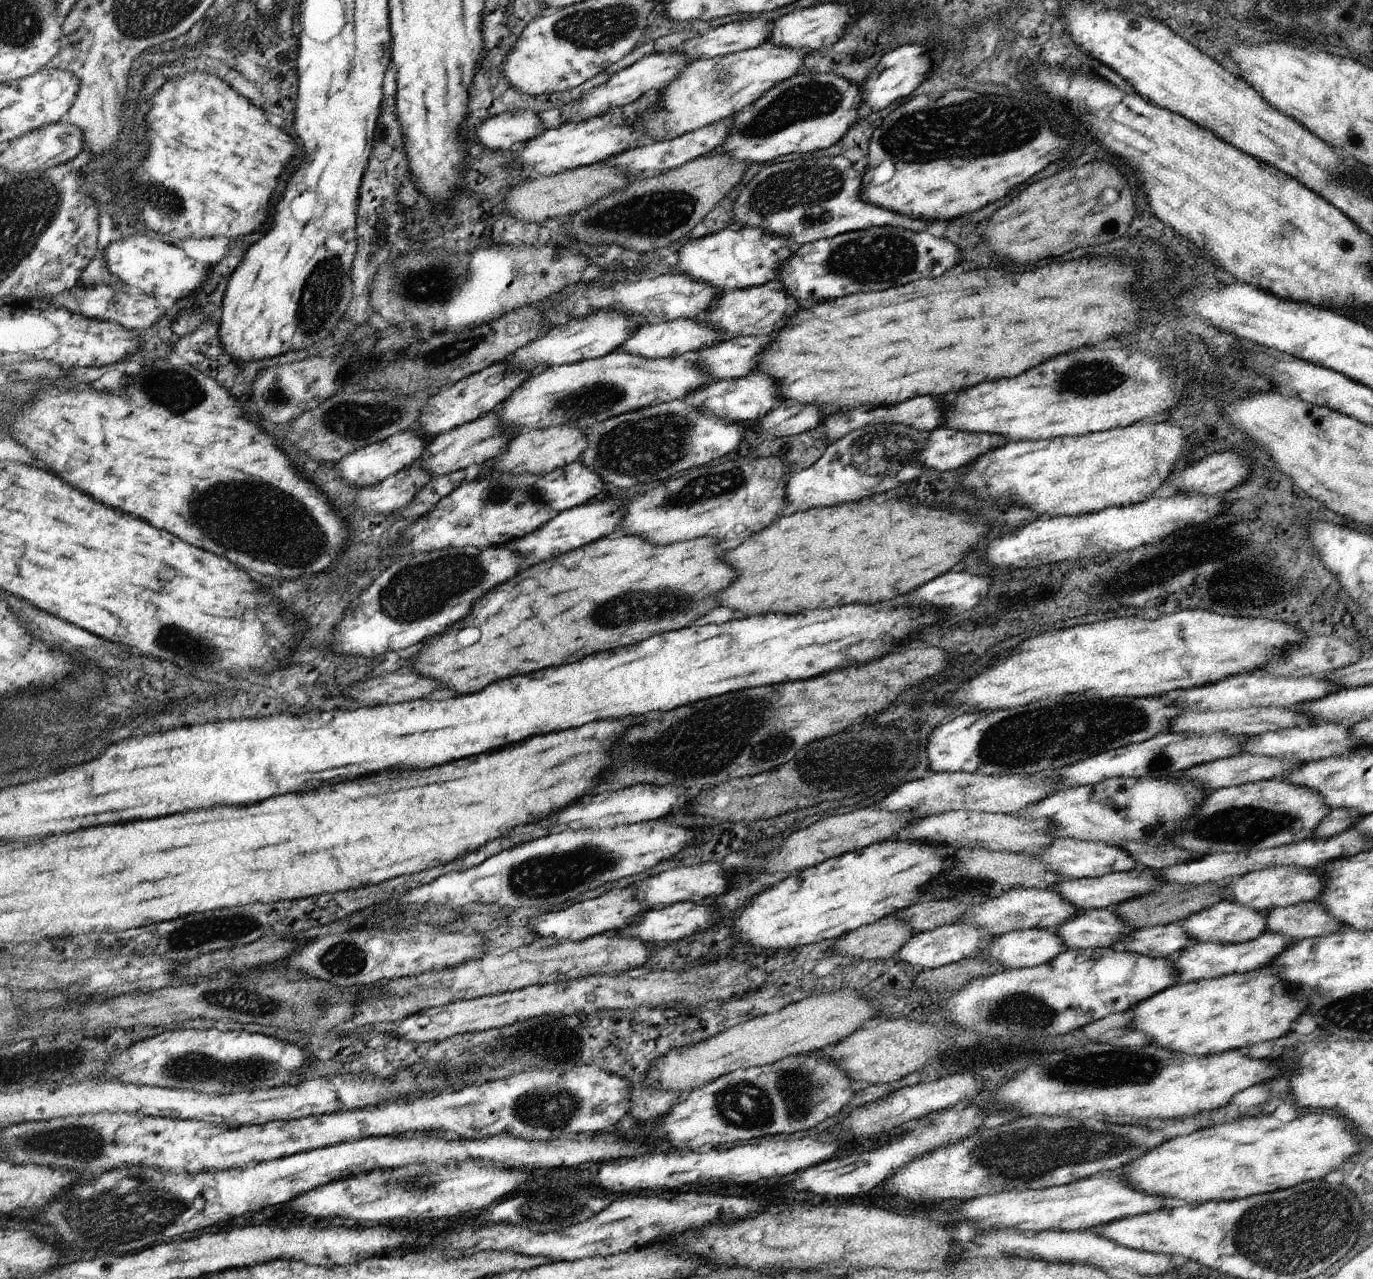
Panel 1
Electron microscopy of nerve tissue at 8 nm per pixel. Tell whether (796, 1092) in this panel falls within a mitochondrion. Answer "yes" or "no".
yes

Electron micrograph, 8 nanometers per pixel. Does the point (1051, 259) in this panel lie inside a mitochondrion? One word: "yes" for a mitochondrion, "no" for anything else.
no

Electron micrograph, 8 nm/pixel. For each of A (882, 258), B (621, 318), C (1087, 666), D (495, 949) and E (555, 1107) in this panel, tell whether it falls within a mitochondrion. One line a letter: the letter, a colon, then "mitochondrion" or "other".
A: mitochondrion
B: other
C: other
D: other
E: mitochondrion

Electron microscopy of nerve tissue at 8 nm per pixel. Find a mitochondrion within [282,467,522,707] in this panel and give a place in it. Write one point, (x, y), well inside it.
(422, 589)

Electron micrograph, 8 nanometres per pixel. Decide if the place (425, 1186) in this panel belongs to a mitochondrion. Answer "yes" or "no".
yes

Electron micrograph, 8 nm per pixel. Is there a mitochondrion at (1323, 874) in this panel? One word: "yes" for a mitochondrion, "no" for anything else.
no

